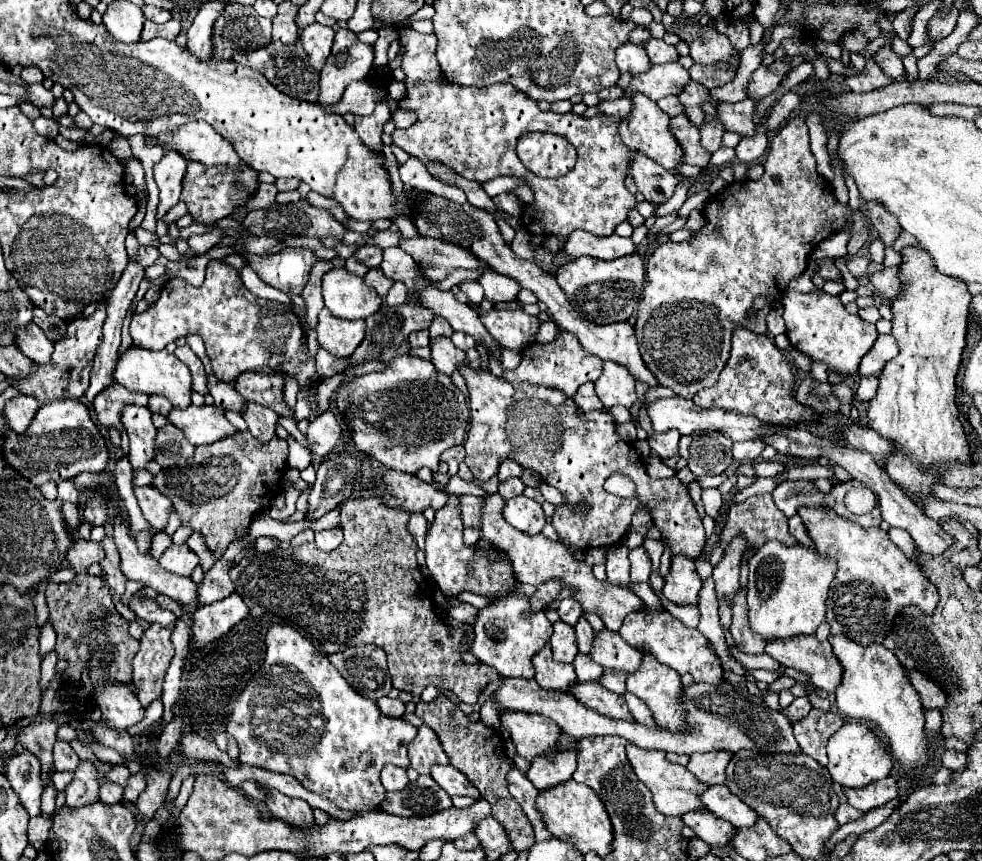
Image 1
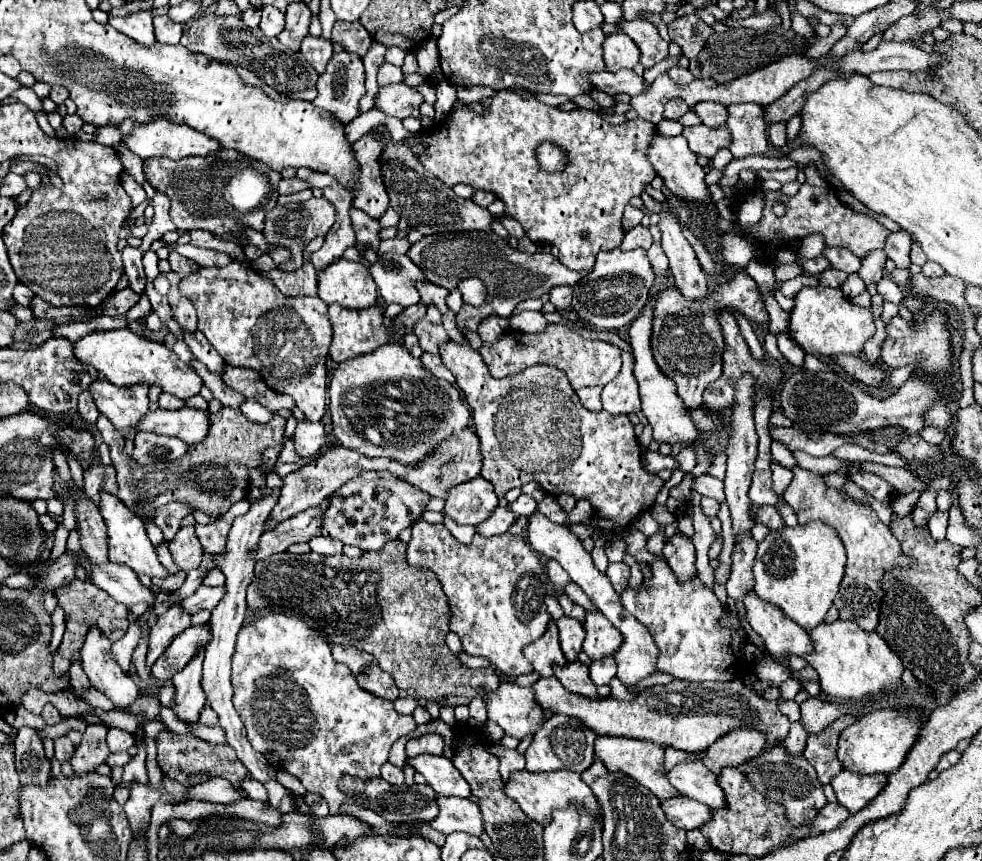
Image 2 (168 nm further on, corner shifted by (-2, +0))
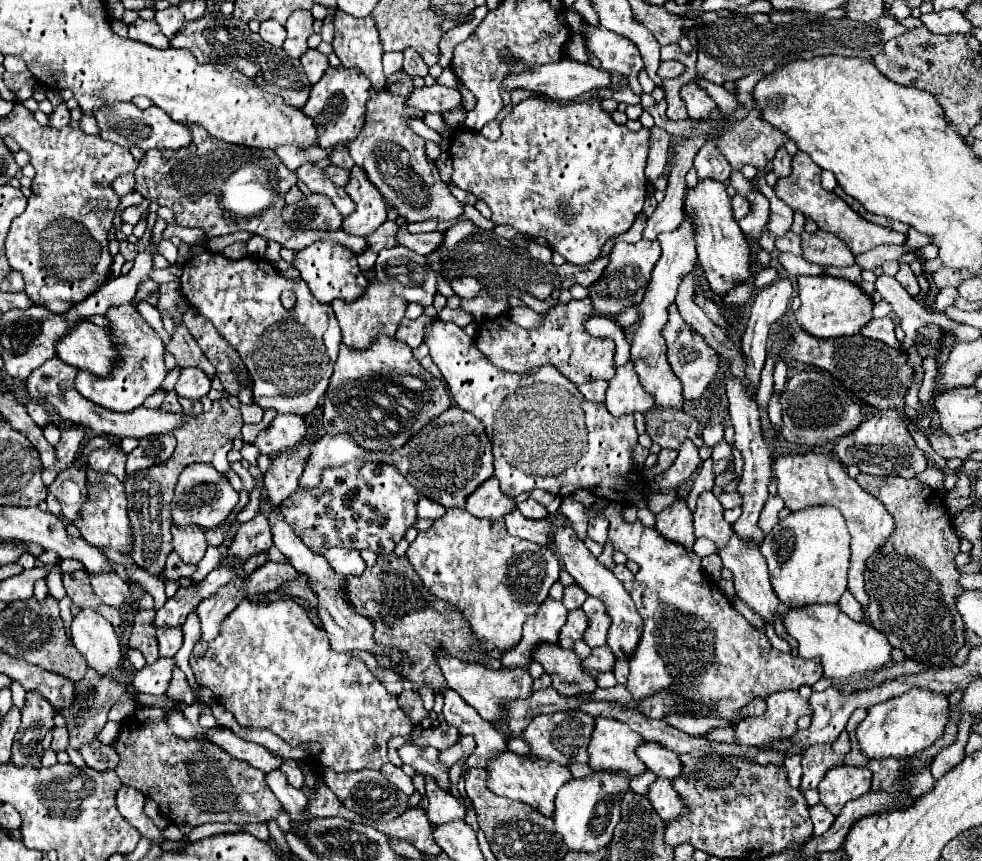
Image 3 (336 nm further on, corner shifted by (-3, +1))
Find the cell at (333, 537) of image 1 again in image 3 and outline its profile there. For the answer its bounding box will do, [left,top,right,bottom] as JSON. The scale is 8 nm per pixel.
[322,547,366,577]

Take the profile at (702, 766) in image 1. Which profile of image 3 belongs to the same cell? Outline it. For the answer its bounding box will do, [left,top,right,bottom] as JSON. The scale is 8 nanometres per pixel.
[736,691,812,747]

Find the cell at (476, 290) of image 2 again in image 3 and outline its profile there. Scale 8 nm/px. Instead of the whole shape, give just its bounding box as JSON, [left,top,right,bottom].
[450,277,480,299]

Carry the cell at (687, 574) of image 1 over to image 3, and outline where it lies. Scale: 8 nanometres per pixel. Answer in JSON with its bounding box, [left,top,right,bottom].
[656,499,696,549]

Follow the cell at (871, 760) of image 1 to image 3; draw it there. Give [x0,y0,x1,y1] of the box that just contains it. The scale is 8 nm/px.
[858,689,950,759]

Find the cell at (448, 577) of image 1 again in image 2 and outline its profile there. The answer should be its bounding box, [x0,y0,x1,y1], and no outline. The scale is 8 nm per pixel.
[443,476,497,524]

